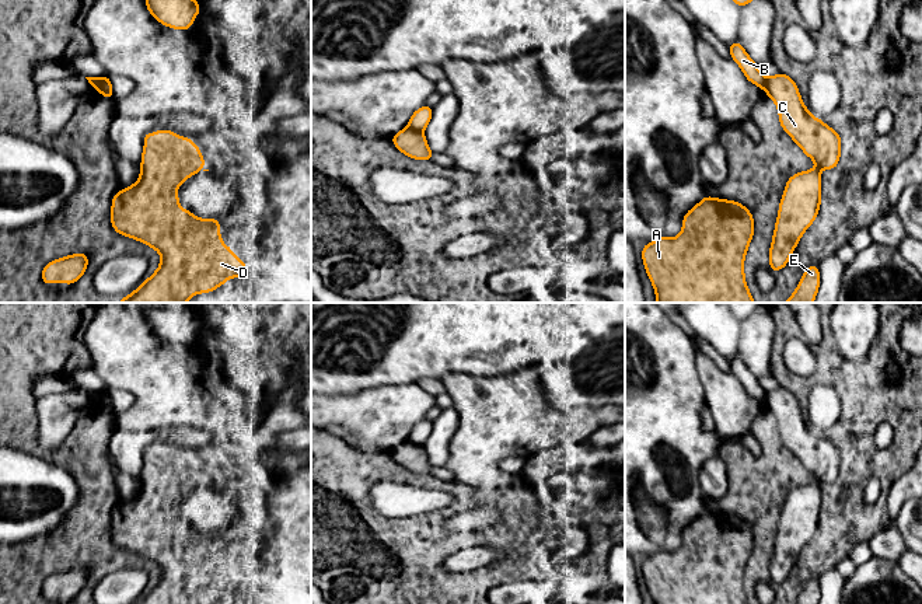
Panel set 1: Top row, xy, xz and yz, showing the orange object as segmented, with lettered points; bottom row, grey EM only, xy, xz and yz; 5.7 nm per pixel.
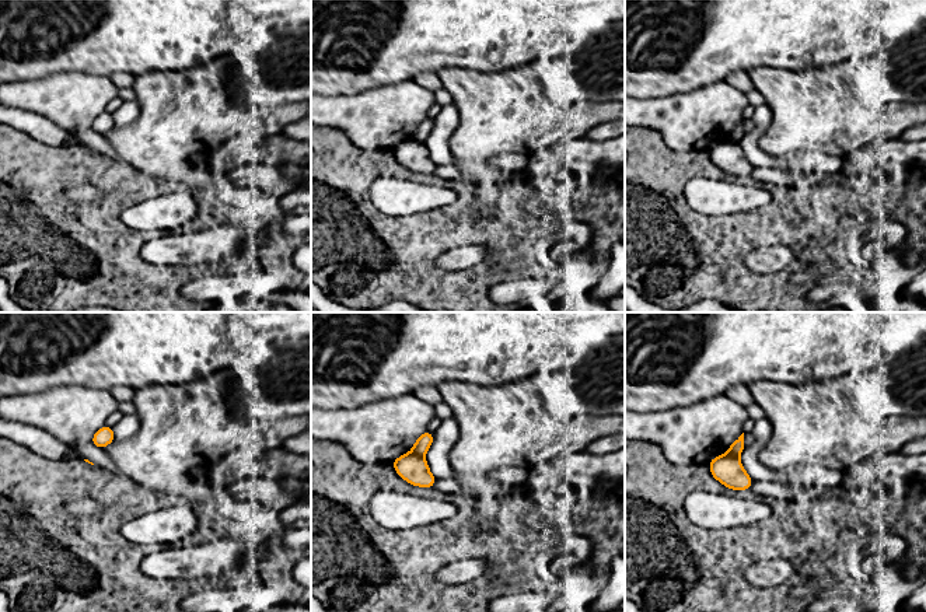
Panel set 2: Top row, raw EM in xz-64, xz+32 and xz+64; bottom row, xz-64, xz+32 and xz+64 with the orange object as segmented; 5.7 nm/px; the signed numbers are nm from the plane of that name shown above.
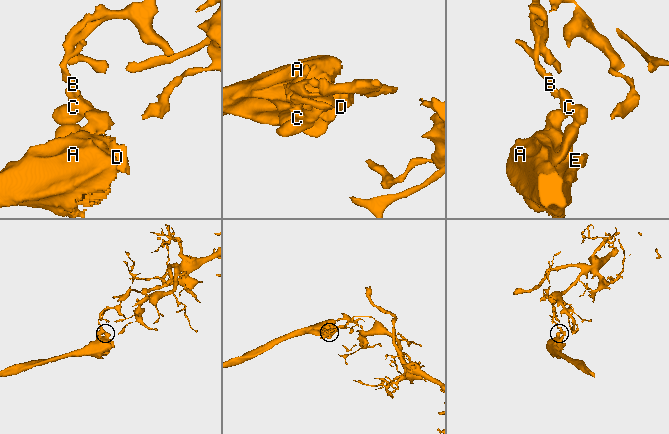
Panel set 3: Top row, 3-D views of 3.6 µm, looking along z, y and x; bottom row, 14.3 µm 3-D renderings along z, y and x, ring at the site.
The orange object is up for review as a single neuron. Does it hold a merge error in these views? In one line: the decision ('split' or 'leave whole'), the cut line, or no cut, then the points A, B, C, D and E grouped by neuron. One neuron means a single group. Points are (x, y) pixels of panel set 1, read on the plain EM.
split; cut xz (408, 440), (422, 447); groups A C D E / B

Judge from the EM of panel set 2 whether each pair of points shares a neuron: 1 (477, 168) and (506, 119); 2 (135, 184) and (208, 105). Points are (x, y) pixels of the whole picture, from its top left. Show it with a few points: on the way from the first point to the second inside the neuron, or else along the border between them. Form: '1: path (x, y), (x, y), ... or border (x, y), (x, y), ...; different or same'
1: path (477, 156), (477, 149), (493, 132); same
2: border (116, 157), (163, 179); different

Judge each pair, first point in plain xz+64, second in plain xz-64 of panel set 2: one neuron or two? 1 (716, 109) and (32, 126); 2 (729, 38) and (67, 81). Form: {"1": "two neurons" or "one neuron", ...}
{"1": "two neurons", "2": "two neurons"}

